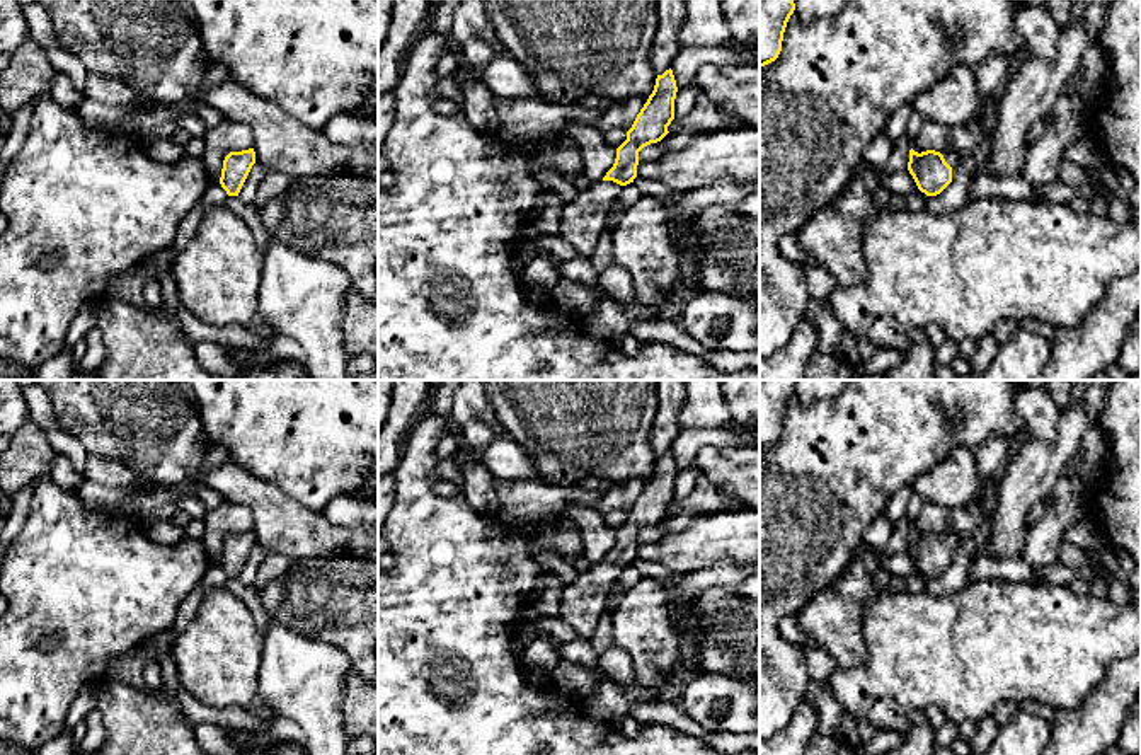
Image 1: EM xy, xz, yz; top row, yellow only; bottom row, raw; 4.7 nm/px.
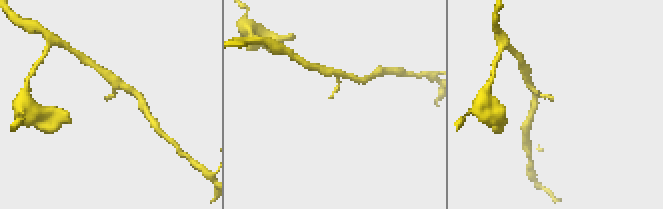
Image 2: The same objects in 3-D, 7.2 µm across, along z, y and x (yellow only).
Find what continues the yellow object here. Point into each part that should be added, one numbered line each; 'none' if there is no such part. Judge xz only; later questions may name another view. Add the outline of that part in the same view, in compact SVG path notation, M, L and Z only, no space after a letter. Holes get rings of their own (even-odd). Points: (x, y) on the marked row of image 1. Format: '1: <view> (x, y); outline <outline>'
1: xz (583, 220); outline M593 181L588 189L560 210L560 237L564 237L577 256L591 257L599 235L606 230L611 206L618 201L623 186L613 181Z

